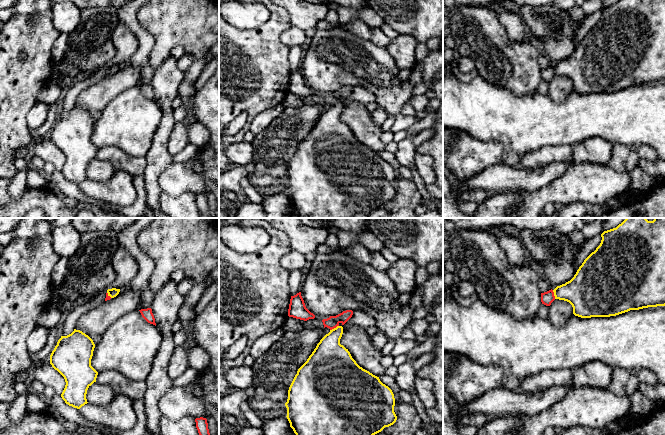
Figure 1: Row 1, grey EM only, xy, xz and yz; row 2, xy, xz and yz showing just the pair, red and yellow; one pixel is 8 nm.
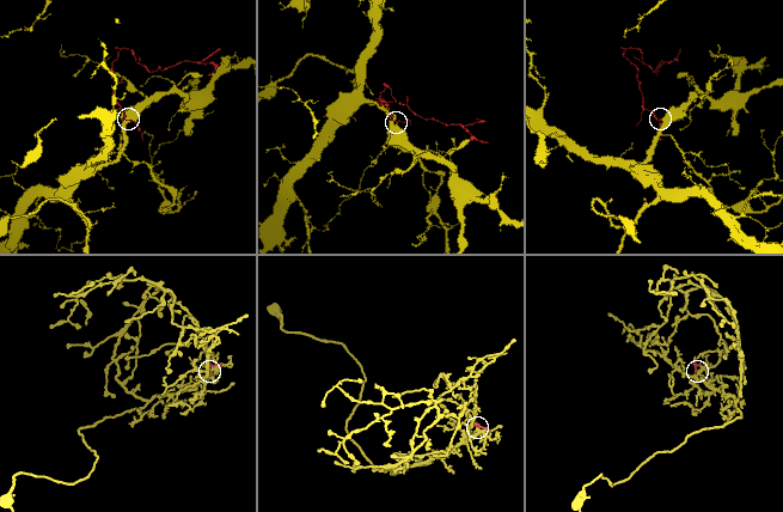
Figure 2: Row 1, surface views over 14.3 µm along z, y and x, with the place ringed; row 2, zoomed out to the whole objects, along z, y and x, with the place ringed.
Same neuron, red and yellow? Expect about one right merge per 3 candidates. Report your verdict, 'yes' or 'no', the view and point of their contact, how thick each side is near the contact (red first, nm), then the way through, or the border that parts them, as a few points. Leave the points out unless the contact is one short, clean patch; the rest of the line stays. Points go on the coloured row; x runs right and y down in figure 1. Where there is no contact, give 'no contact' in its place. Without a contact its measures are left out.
no; meets red in xz at (334, 327); 100 nm thick on the red side, 280 nm on the other; border along xz (338, 325), (330, 330)

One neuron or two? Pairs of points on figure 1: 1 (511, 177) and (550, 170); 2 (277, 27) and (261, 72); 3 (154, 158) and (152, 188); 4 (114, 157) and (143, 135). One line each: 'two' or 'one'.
1: one
2: one
3: one
4: two

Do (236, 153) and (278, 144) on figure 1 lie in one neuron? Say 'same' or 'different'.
different

